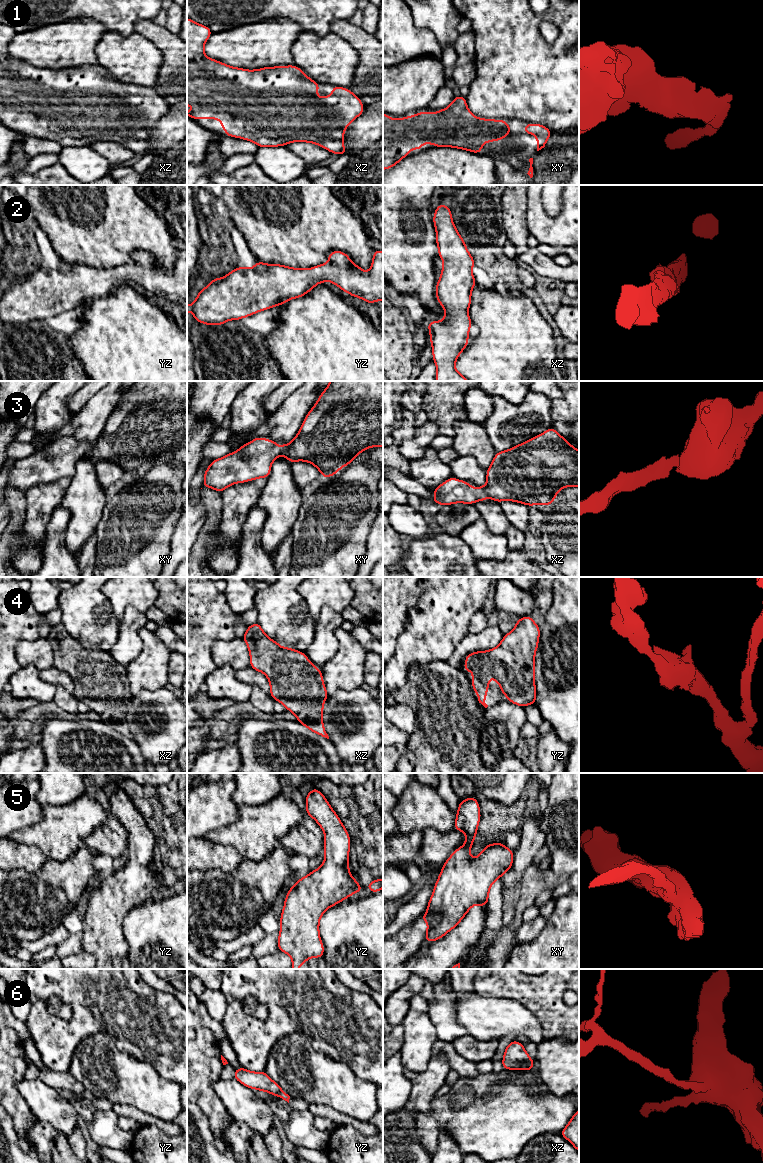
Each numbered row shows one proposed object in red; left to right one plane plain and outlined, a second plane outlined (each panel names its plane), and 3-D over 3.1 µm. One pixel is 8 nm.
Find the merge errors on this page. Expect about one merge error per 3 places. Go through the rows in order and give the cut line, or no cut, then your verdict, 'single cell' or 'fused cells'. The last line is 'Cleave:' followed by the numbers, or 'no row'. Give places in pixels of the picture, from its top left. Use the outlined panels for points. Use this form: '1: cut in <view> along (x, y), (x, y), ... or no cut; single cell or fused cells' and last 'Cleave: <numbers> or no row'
1: no cut; single cell
2: no cut; single cell
3: no cut; single cell
4: no cut; single cell
5: no cut; single cell
6: no cut; single cell
Cleave: no row

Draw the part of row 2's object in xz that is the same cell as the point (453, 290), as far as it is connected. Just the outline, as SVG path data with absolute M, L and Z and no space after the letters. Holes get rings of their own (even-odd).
M444 204L434 211L438 255L443 260L440 279L436 283L436 298L446 310L443 321L427 324L436 364L436 381L469 381L455 369L460 353L469 345L472 321L468 315L471 292L477 284L472 267L474 258L458 233L451 210Z

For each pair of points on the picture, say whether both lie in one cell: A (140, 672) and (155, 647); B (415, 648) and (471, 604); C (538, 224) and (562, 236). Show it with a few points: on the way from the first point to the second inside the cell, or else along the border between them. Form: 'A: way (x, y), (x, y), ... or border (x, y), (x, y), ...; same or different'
A: way (146, 666), (154, 658), (154, 653); same
B: way (429, 634), (457, 606); same
C: way (544, 230), (556, 231); same

